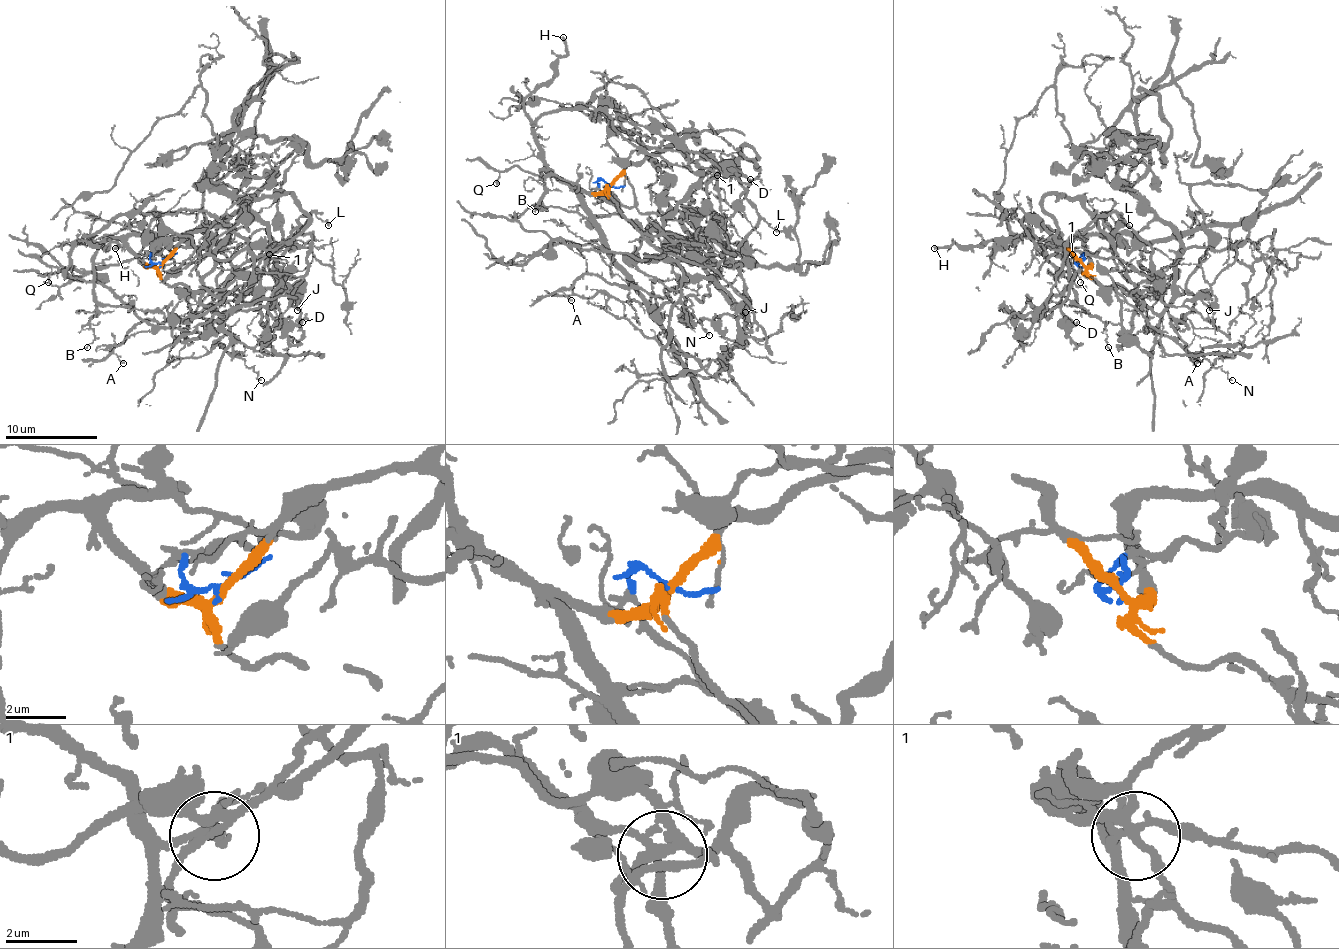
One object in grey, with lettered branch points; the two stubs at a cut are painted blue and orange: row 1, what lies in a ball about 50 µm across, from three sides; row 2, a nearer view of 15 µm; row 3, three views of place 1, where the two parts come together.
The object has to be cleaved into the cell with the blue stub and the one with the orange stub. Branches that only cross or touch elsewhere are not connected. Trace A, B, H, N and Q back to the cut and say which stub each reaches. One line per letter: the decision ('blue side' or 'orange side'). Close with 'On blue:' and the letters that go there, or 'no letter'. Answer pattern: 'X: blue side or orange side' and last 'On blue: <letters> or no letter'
A: blue side
B: orange side
H: orange side
N: blue side
Q: orange side
On blue: A, N

